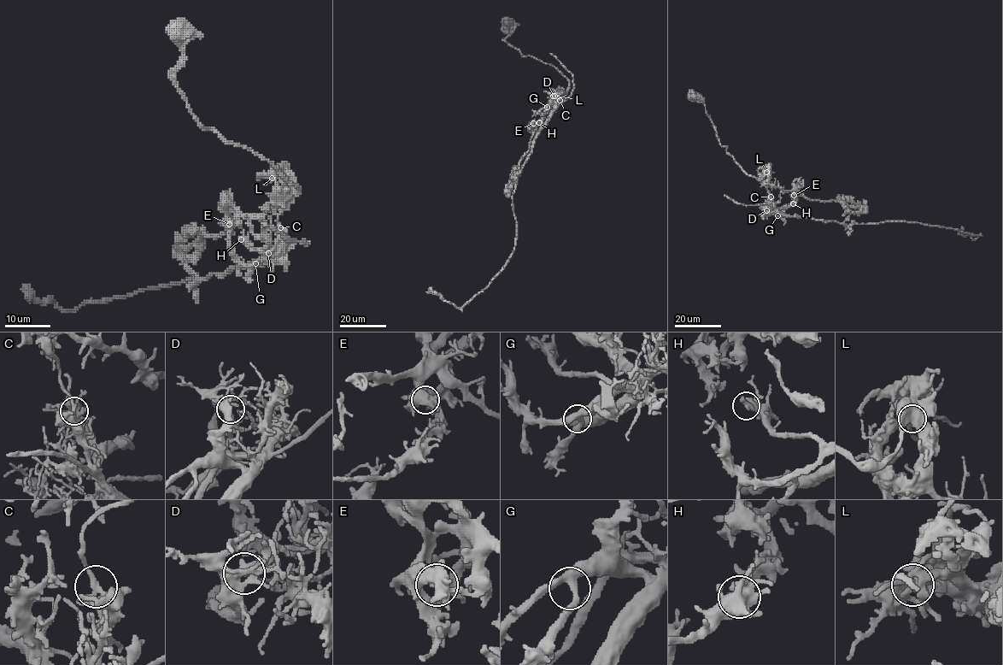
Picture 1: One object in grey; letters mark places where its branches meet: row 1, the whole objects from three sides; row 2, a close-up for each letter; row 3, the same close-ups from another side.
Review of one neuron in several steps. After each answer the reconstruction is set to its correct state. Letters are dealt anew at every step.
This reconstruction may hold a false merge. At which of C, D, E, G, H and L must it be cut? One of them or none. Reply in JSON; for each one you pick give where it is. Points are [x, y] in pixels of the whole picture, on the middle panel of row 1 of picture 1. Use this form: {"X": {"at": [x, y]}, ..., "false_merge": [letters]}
{"C": {"at": [560, 100]}, "false_merge": ["C"]}

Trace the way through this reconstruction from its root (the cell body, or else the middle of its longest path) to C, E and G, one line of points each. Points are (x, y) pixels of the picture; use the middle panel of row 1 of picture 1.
C: (507, 22), (510, 34), (506, 41), (510, 45), (524, 55), (553, 65), (567, 79), (567, 93), (560, 100)
E: (507, 22), (510, 34), (506, 41), (510, 45), (524, 55), (553, 65), (569, 82), (562, 101), (533, 123)
G: (507, 22), (510, 34), (506, 41), (510, 45), (524, 55), (553, 65), (569, 82), (565, 97), (547, 107)

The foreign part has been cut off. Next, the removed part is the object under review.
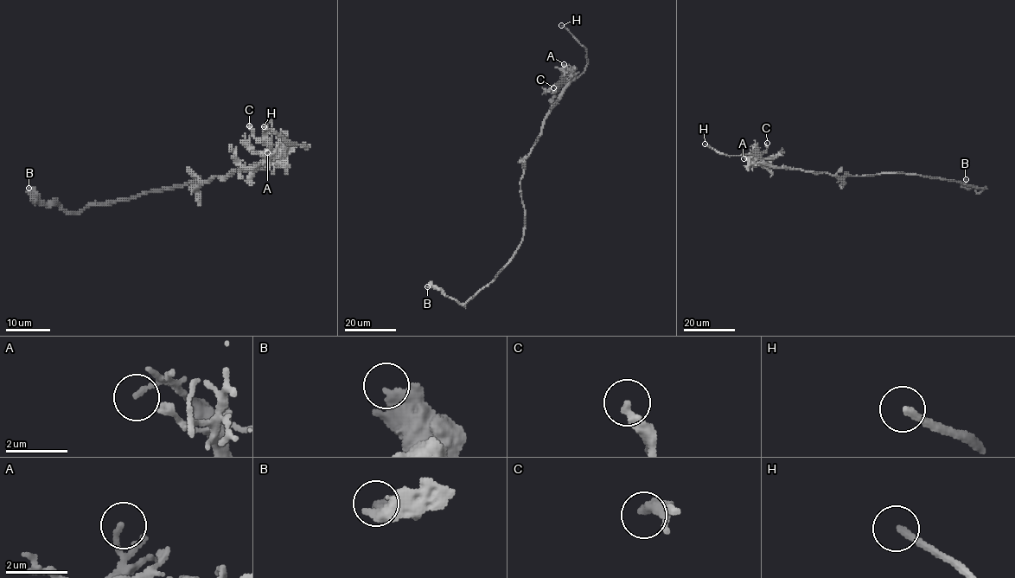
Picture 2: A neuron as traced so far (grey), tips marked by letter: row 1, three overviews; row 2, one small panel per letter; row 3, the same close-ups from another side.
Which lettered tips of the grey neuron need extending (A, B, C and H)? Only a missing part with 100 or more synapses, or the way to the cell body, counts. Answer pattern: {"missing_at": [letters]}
{"missing_at": ["H"]}

